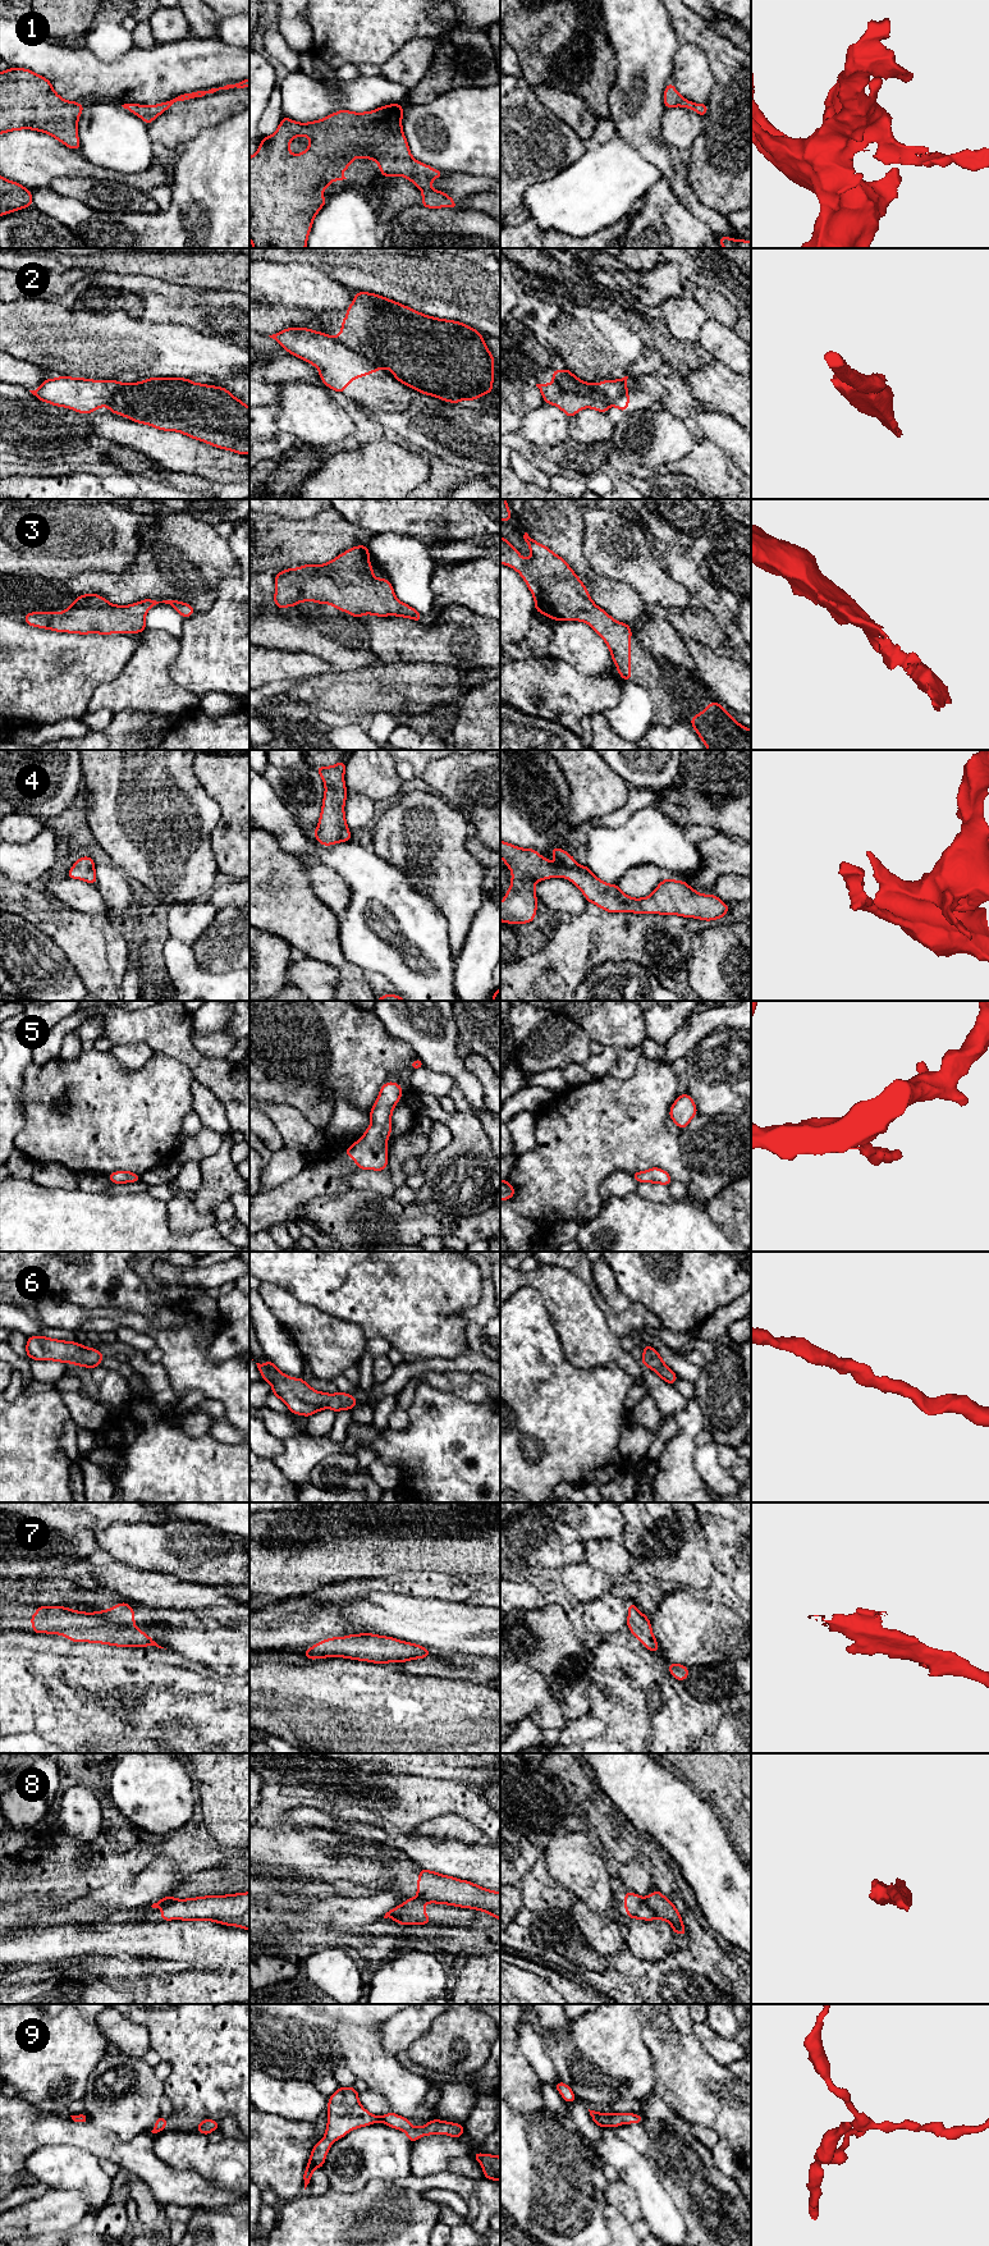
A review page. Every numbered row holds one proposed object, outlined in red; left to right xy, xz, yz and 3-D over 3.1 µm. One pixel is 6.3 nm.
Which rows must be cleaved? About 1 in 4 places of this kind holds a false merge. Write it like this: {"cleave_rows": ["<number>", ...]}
{"cleave_rows": ["2", "8"]}

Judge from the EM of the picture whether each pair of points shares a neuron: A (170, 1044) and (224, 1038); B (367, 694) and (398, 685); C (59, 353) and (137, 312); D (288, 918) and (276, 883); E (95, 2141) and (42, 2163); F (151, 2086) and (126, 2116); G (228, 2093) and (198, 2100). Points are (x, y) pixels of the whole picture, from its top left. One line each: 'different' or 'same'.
A: different
B: same
C: different
D: same
E: different
F: same
G: same

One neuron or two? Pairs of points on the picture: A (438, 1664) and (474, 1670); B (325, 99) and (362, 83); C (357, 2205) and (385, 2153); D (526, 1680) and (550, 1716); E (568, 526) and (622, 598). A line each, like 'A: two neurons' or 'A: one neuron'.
A: one neuron
B: one neuron
C: two neurons
D: one neuron
E: one neuron

